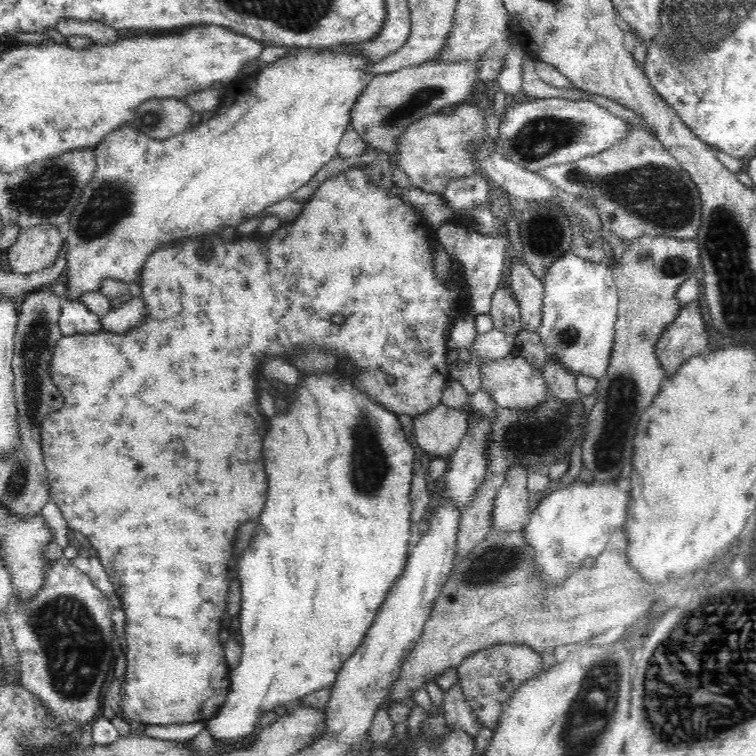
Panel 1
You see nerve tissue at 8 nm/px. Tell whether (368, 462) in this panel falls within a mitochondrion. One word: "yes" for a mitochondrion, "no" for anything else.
yes

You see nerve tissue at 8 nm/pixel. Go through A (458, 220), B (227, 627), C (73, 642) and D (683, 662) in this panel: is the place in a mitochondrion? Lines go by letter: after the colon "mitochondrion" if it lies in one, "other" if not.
A: other
B: other
C: mitochondrion
D: mitochondrion

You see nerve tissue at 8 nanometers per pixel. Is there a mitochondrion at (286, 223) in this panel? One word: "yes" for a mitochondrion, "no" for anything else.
no

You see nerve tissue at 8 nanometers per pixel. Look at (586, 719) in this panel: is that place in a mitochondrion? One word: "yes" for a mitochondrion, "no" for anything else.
yes

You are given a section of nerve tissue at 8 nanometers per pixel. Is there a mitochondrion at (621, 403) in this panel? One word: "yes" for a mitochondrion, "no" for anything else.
yes

